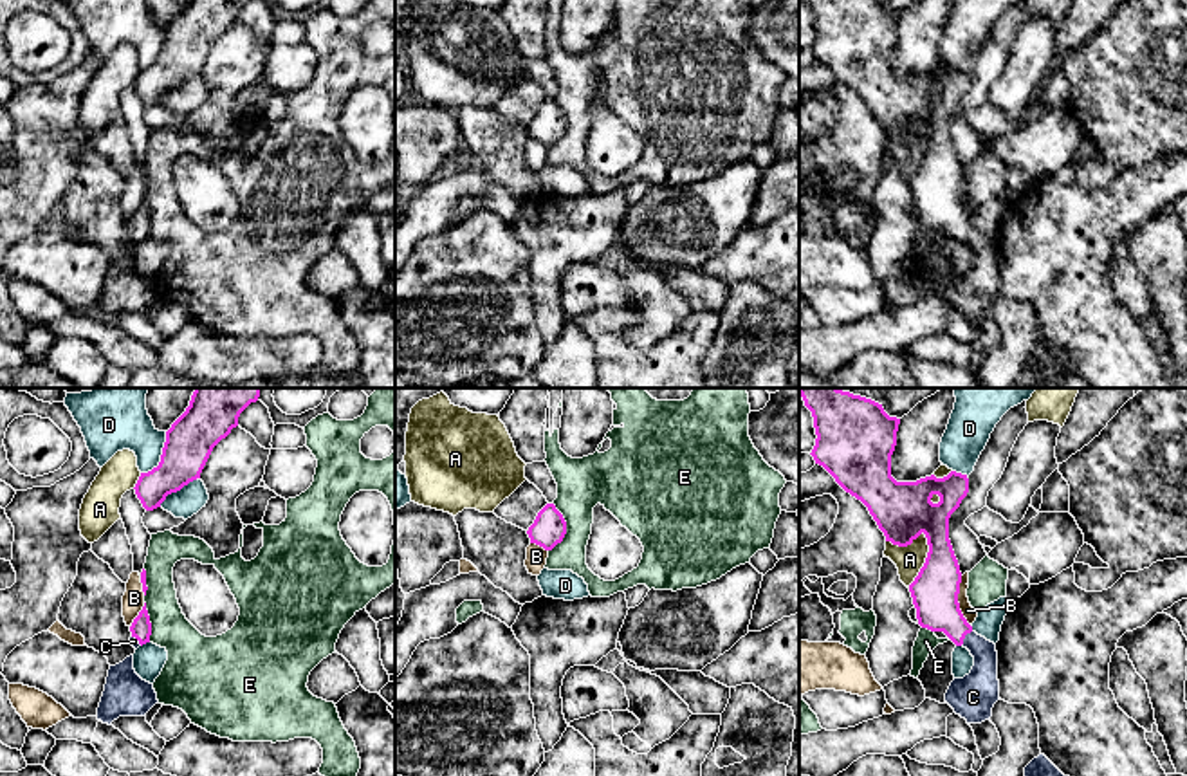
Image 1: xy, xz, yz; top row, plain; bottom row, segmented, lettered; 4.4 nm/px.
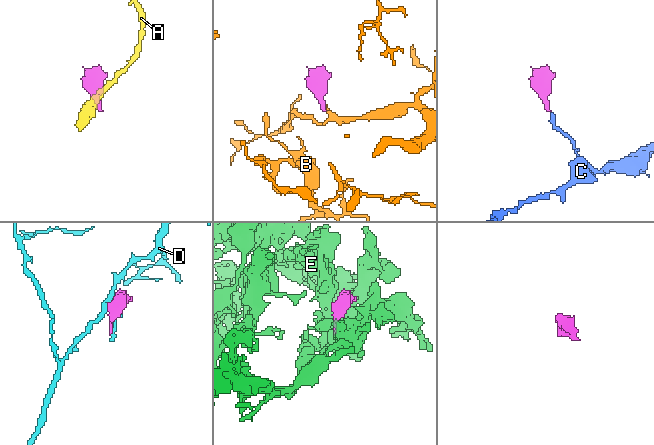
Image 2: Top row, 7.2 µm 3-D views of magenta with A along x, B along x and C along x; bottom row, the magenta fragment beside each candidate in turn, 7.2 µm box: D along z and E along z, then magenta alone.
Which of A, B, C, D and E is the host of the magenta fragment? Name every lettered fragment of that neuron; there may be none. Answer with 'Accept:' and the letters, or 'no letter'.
Accept: C

